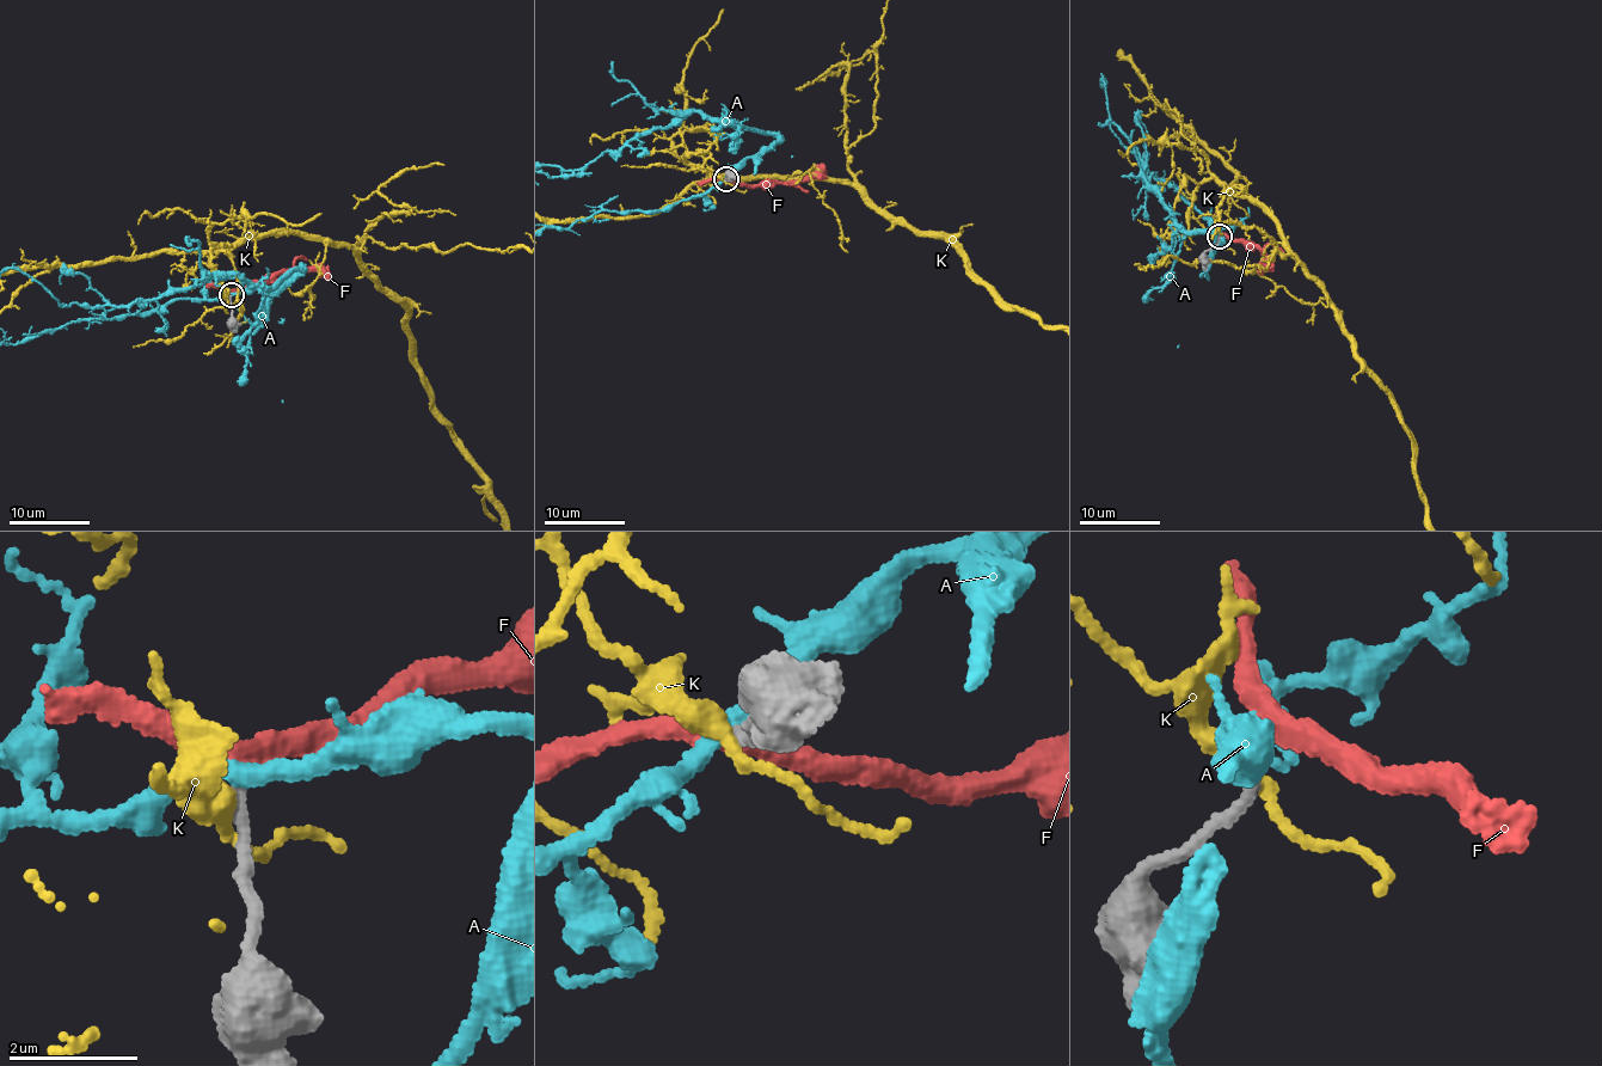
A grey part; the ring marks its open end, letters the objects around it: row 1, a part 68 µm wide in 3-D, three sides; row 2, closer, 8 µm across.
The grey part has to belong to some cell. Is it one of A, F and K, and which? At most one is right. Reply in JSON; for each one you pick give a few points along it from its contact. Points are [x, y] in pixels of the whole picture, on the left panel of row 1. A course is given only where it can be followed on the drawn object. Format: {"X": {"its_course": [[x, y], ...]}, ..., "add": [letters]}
{"F": {"its_course": [[231, 294], [250, 288], [255, 282], [277, 279], [281, 273], [311, 268], [330, 279]]}, "add": ["F"]}

